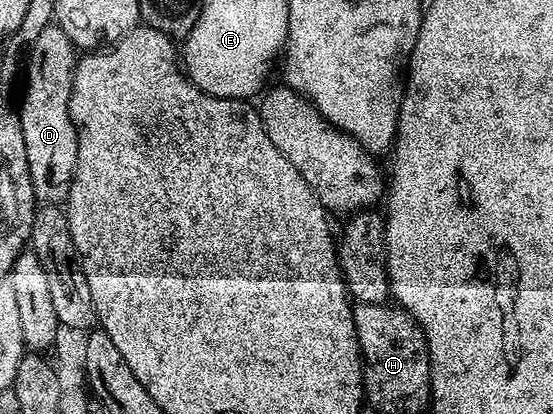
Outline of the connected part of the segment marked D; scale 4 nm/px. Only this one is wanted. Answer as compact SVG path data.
M57 23L46 25L32 45L38 49L66 49L63 53L29 54L29 64L24 69L26 90L22 93L22 105L20 103L17 110L20 126L23 127L28 171L31 172L37 200L61 206L70 195L78 150L78 130L70 118L70 79L76 53L71 48L68 35Z

